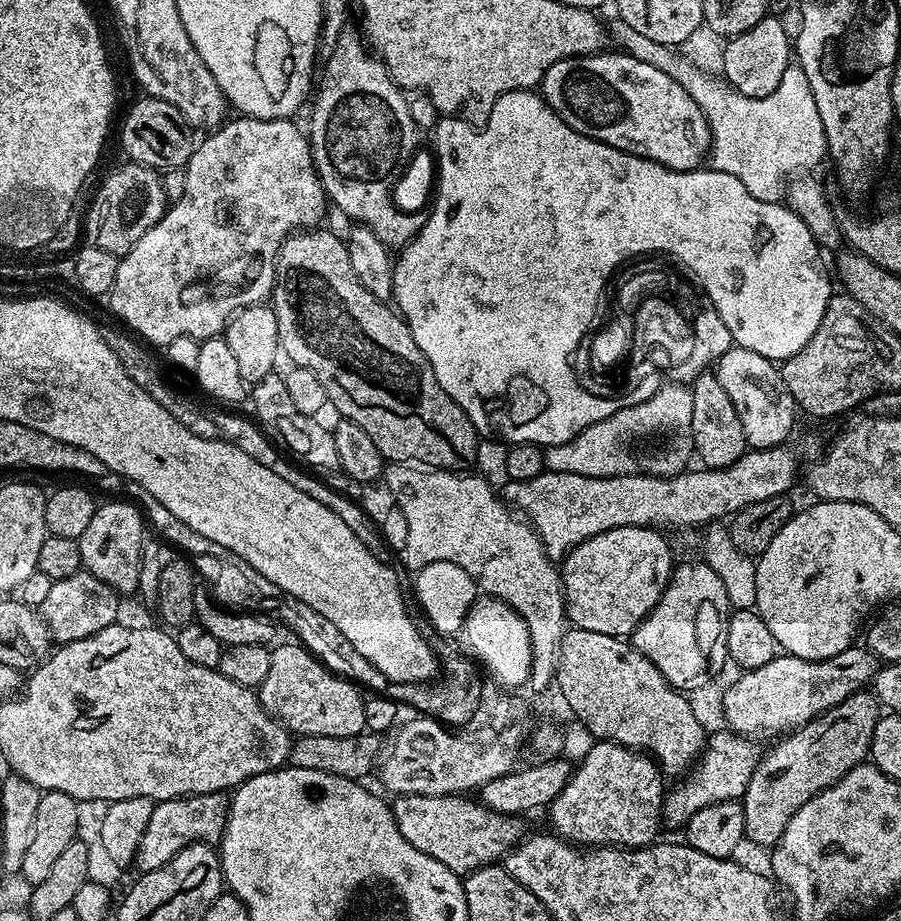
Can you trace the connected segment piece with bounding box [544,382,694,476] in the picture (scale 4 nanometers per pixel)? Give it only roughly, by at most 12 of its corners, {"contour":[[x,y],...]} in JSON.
{"contour":[[664,382],[648,401],[553,444],[551,471],[627,476],[631,436],[689,431],[694,394]]}

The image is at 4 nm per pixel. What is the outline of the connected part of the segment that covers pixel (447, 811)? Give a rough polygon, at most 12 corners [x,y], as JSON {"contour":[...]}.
{"contour":[[464,794],[396,796],[414,850],[467,874],[503,861],[521,821]]}

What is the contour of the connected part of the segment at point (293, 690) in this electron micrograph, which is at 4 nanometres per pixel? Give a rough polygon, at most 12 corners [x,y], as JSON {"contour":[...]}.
{"contour":[[277,643],[260,705],[297,737],[363,733],[365,697]]}

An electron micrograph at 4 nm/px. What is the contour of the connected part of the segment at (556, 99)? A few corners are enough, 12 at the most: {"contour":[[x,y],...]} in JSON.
{"contour":[[623,50],[571,56],[538,88],[566,126],[675,172],[710,126]]}

